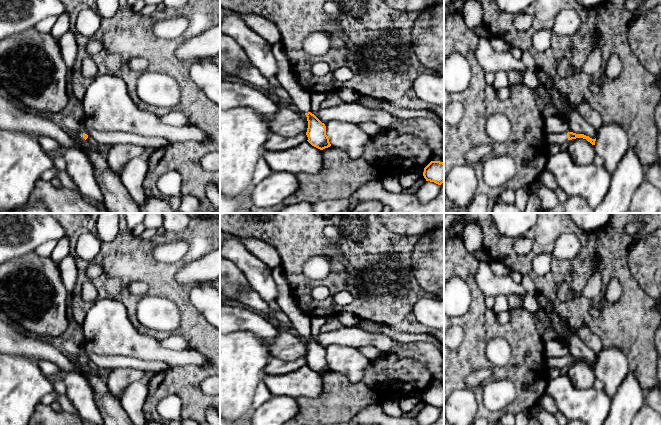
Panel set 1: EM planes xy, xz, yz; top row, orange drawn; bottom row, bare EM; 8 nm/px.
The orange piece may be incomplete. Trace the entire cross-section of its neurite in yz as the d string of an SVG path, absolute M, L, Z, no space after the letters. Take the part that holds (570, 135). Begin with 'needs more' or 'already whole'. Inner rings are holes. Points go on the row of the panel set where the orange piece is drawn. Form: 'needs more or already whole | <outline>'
needs more | M573 132L561 133L561 134L546 133L546 140L549 145L559 144L565 146L569 140L576 139L576 138L586 139L592 145L595 145L596 138L592 139L589 136L586 136L584 134L576 134Z

